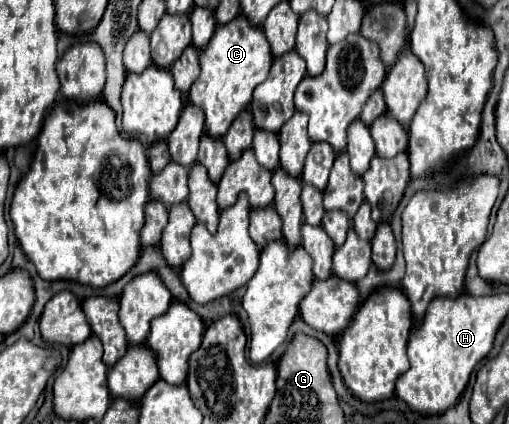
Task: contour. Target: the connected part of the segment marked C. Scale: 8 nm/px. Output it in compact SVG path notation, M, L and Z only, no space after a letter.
M237 16L229 24L217 26L215 36L209 40L207 48L199 54L201 74L189 90L189 100L203 108L207 134L219 138L231 126L231 120L249 106L253 90L267 78L273 54L259 26L253 26L245 16Z

